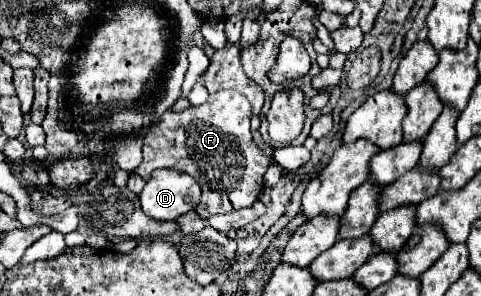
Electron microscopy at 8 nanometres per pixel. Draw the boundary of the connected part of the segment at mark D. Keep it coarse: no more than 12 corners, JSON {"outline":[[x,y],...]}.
{"outline":[[169,168],[139,194],[143,212],[177,220],[195,210],[201,186]]}

